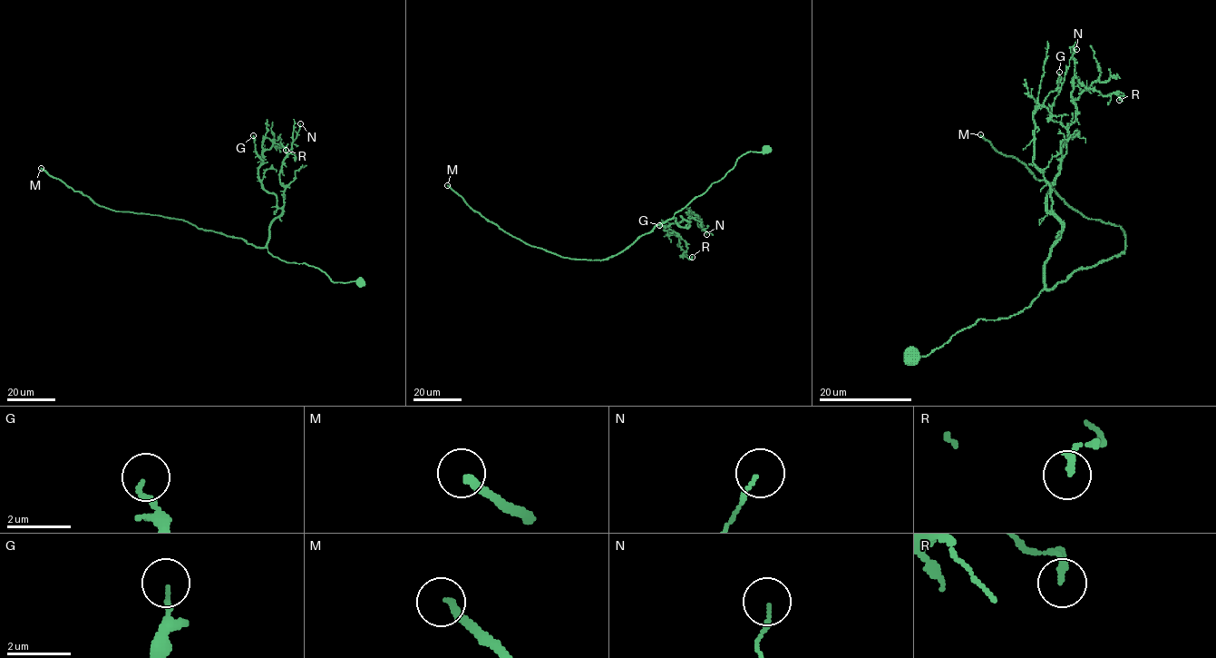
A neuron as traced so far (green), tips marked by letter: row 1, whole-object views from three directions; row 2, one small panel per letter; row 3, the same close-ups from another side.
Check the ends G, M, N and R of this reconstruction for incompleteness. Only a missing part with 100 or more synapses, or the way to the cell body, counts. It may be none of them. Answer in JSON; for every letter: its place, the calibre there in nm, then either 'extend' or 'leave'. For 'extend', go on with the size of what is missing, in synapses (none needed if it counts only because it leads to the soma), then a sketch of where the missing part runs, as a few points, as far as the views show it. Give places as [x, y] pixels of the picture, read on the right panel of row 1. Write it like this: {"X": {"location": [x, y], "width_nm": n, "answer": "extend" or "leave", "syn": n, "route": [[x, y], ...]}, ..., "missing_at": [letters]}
{"G": {"location": [1059, 72], "width_nm": 150, "answer": "leave"}, "M": {"location": [980, 134], "width_nm": 240, "answer": "extend", "syn": 250, "route": [[980, 134], [964, 108], [962, 78], [979, 66], [988, 66], [1011, 44], [1017, 27], [1011, 20]]}, "N": {"location": [1076, 49], "width_nm": 110, "answer": "leave"}, "R": {"location": [1119, 100], "width_nm": 200, "answer": "leave"}, "missing_at": ["M"]}

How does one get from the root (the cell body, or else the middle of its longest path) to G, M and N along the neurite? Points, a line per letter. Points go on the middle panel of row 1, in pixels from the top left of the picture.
G: (766, 148), (742, 155), (678, 211), (673, 218), (687, 227), (684, 220), (666, 230), (667, 221), (659, 225)
M: (766, 148), (742, 155), (723, 178), (671, 218), (601, 260), (569, 259), (528, 244), (475, 211), (447, 185)
N: (766, 148), (742, 155), (674, 215), (687, 227), (685, 212), (692, 212), (706, 234)

